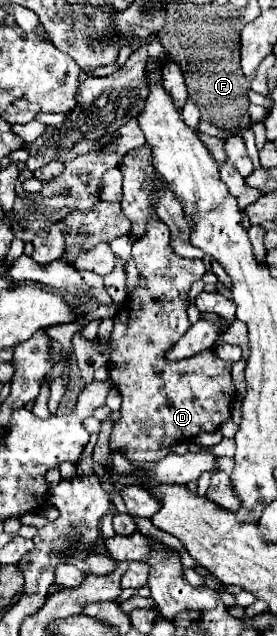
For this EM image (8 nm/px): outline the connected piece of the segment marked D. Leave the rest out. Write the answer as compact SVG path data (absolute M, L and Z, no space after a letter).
M152 218L146 224L144 236L140 236L132 246L132 258L140 270L140 274L146 276L144 288L140 288L142 296L138 296L138 288L130 292L130 298L126 304L120 306L122 316L114 318L114 328L110 332L110 380L118 388L122 396L122 408L120 418L112 426L110 434L110 450L112 452L124 452L124 458L132 462L140 460L160 460L160 456L166 456L170 452L170 444L174 442L186 442L192 440L200 430L210 432L218 430L224 422L230 420L230 406L236 400L234 384L230 378L232 362L226 362L218 358L215 352L204 350L192 358L170 362L166 358L166 351L172 348L182 334L190 328L186 308L188 308L188 290L190 286L202 278L206 272L202 258L184 258L176 256L176 252L170 246L170 228L166 222Z

